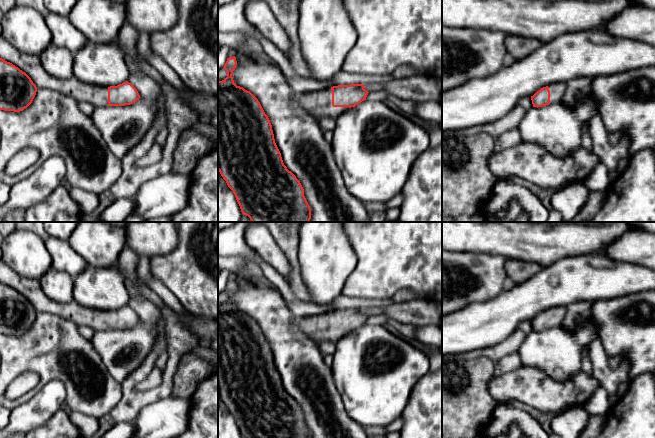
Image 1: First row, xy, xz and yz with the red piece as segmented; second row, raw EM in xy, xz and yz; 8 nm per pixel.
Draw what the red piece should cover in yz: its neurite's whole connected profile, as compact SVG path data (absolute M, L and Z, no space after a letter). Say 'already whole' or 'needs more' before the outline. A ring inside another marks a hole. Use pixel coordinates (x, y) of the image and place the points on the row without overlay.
needs more; M556 306L541 312L531 320L533 331L538 332L559 327L566 316L566 311L567 309L564 306Z

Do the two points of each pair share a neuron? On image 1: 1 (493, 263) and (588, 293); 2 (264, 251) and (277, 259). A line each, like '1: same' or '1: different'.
1: different
2: same

